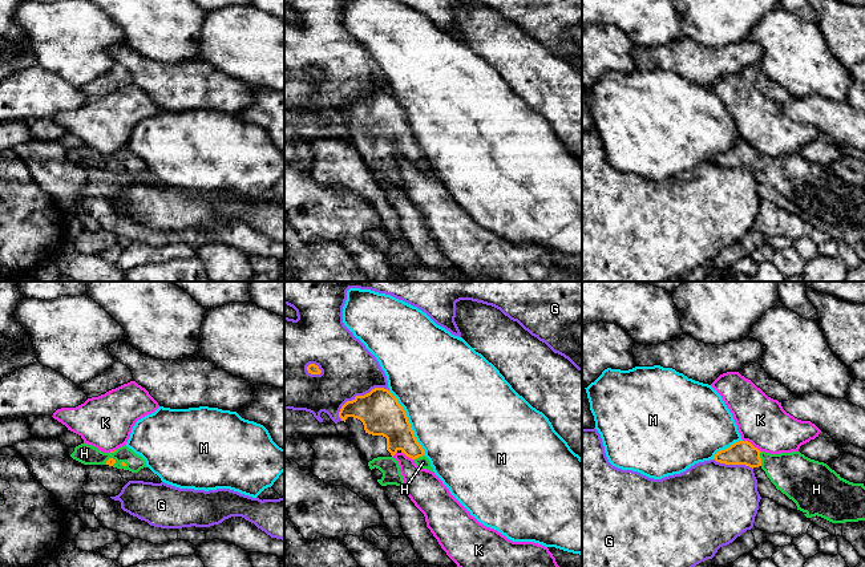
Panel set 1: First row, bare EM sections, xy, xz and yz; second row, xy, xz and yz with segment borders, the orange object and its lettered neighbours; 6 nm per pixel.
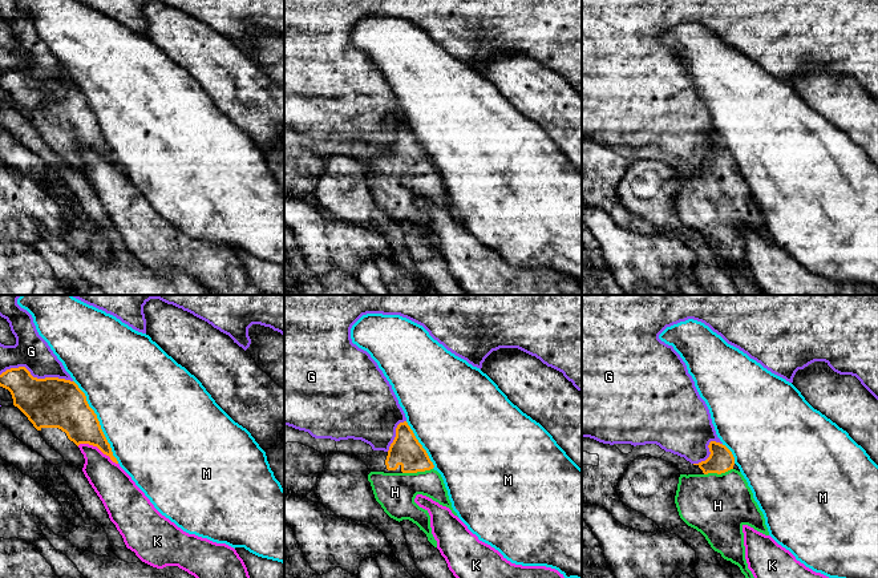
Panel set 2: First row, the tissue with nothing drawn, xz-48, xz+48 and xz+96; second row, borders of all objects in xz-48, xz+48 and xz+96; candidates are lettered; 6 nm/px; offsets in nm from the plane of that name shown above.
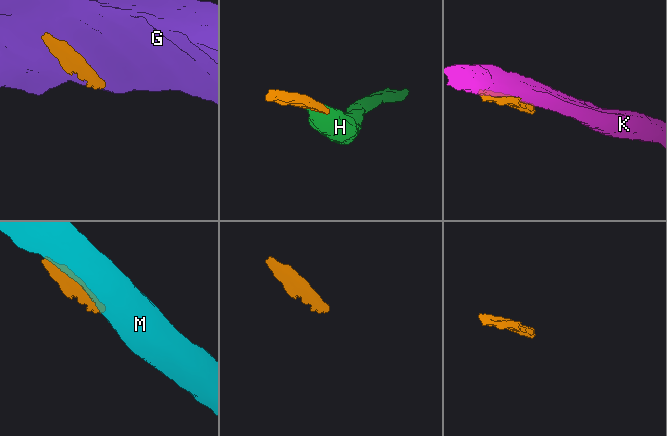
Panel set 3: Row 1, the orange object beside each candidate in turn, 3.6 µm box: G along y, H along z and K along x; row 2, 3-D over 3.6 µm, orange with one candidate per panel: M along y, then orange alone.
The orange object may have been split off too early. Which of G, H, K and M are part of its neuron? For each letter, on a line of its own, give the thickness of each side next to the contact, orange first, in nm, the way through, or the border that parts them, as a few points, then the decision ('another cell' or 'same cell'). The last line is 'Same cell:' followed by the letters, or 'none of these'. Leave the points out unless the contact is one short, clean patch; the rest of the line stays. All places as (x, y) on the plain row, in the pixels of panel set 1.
G: calibres 260 and 340 nm; another cell
H: calibres 140 and 260 nm; way yz (740, 156), (760, 161), (796, 178); same cell
K: calibres 140 and 300 nm; another cell
M: calibres 260 and 480 nm; another cell
Same cell: H

